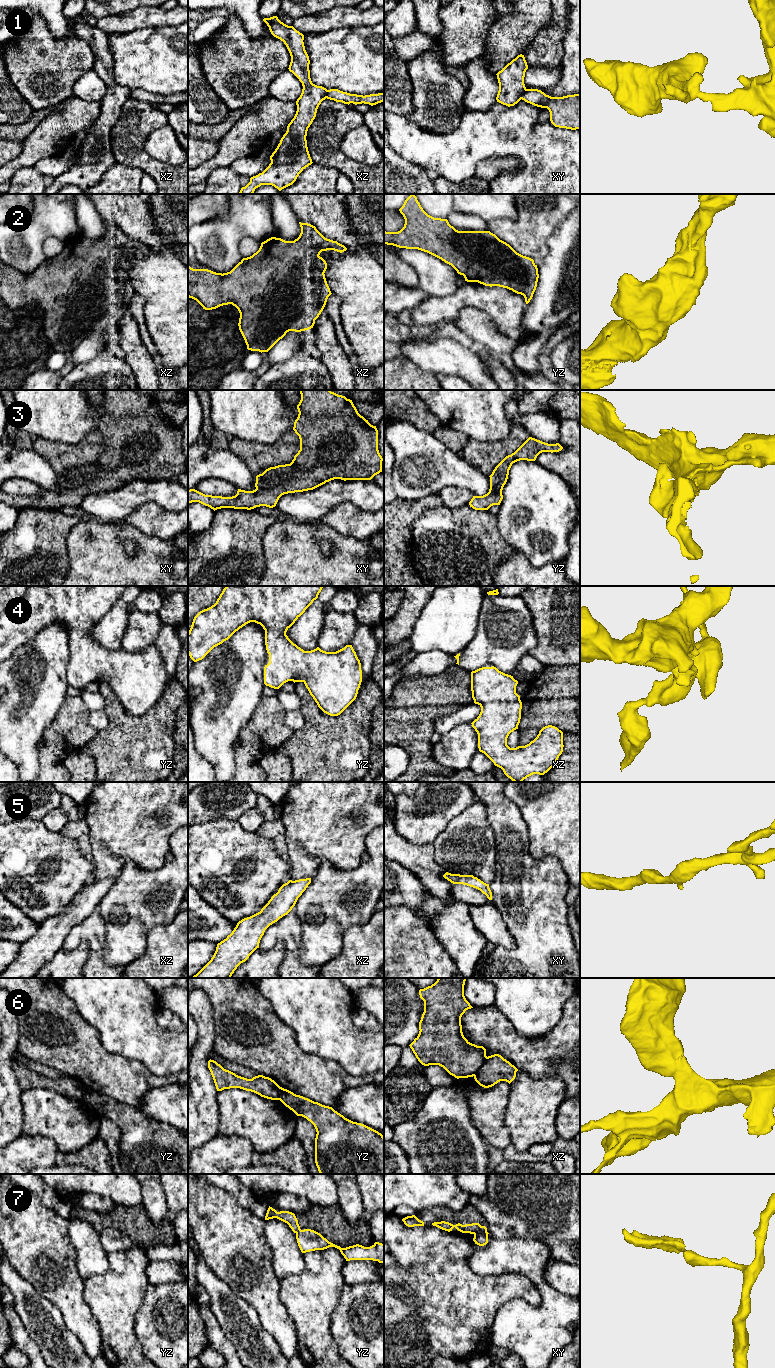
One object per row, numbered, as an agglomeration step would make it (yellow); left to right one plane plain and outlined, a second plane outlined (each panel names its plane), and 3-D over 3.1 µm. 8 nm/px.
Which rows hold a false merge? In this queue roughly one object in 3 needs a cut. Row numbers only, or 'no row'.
1, 7

